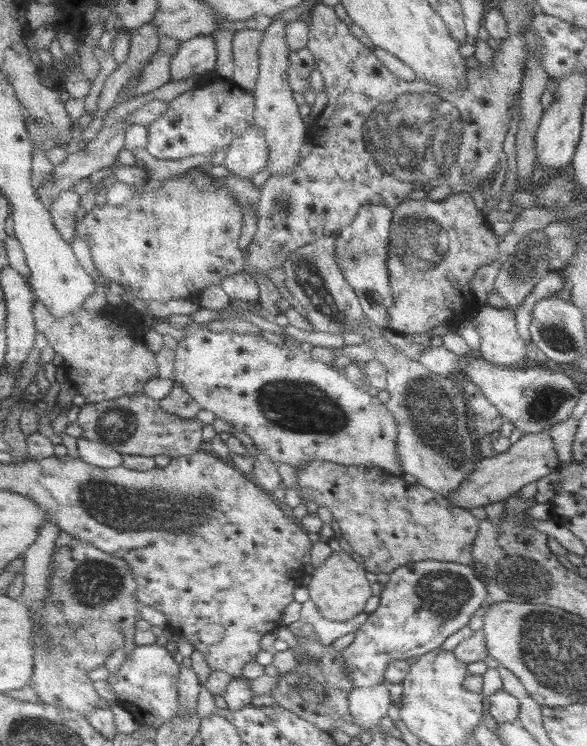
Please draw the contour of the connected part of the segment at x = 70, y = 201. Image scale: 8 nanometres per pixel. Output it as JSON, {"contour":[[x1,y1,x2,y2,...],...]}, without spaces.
{"contour":[[78,190,63,191,50,206,56,227,71,243,79,236,78,212,82,208,82,195]]}

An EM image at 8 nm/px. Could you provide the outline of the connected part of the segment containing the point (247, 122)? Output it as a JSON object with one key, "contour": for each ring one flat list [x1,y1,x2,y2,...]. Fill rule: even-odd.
{"contour":[[201,85,195,89,178,95,168,103,167,111,149,126,150,138,147,148,157,157,163,159,182,160,191,156,211,154,228,149,232,143,242,137,252,125,256,124,257,98,255,92,241,90,206,90]]}

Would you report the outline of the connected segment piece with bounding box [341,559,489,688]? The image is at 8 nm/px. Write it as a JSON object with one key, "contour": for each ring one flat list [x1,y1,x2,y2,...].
{"contour":[[435,559,409,563,394,571,391,580,383,586,381,603,366,625,358,632,355,643,341,651,349,664,348,674,357,687,376,686,389,682,387,670,392,661,423,657,441,646,452,636,470,625,471,617,488,600,487,585,473,566,456,562,440,562]]}

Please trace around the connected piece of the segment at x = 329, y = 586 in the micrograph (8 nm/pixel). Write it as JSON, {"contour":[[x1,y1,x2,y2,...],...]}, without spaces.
{"contour":[[341,551,335,552,312,574,312,581,308,585,311,599,319,606,321,613,328,620,346,622,364,613,368,600,374,596,372,582,368,580,369,570,364,567,352,555]]}

